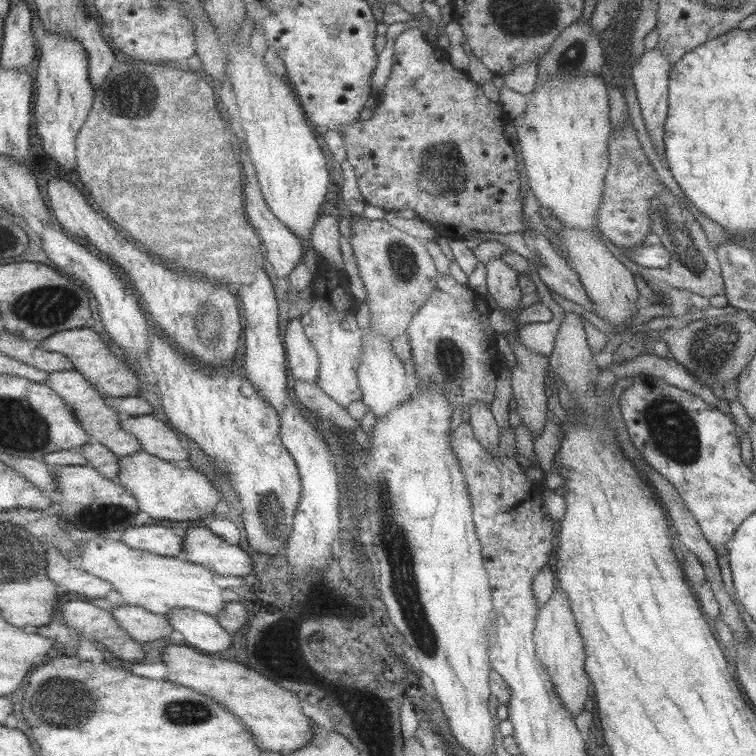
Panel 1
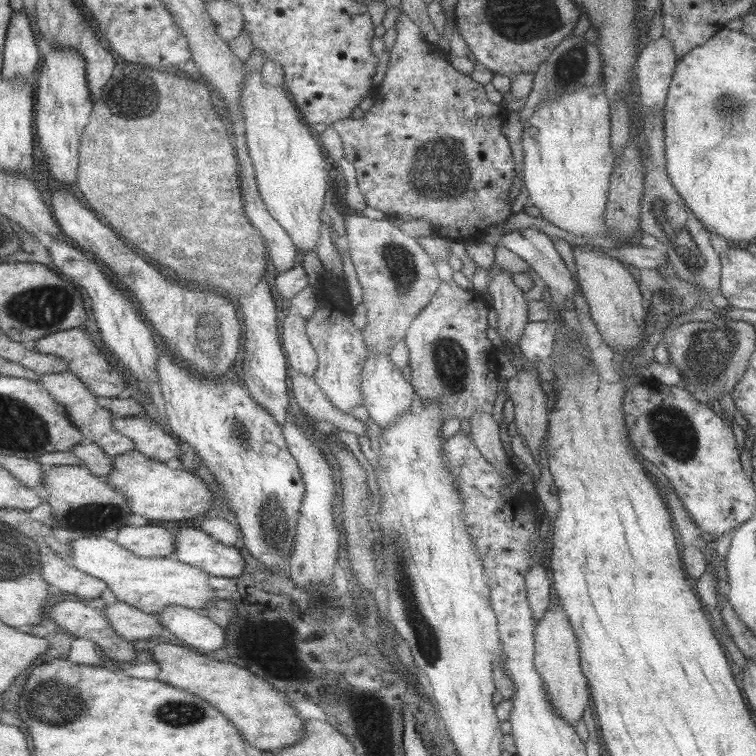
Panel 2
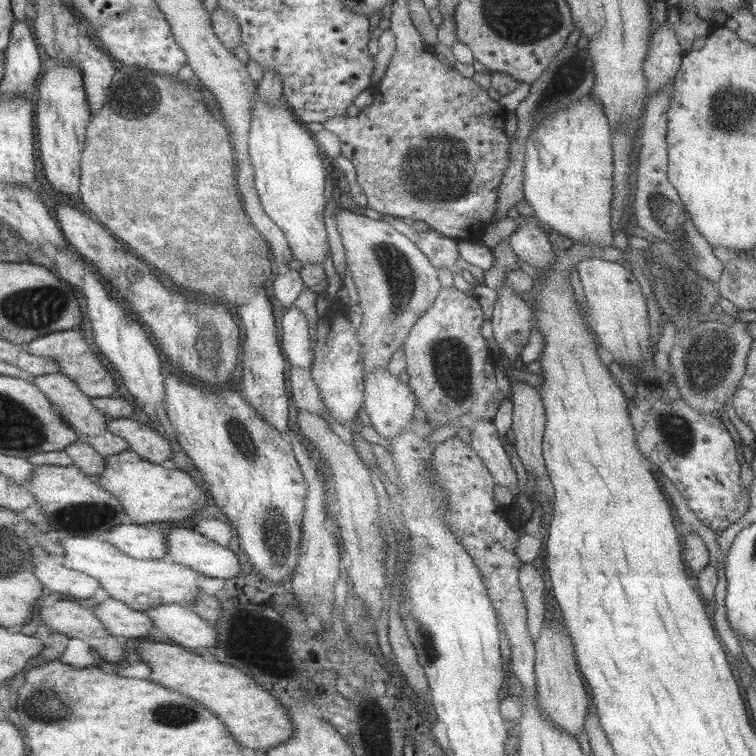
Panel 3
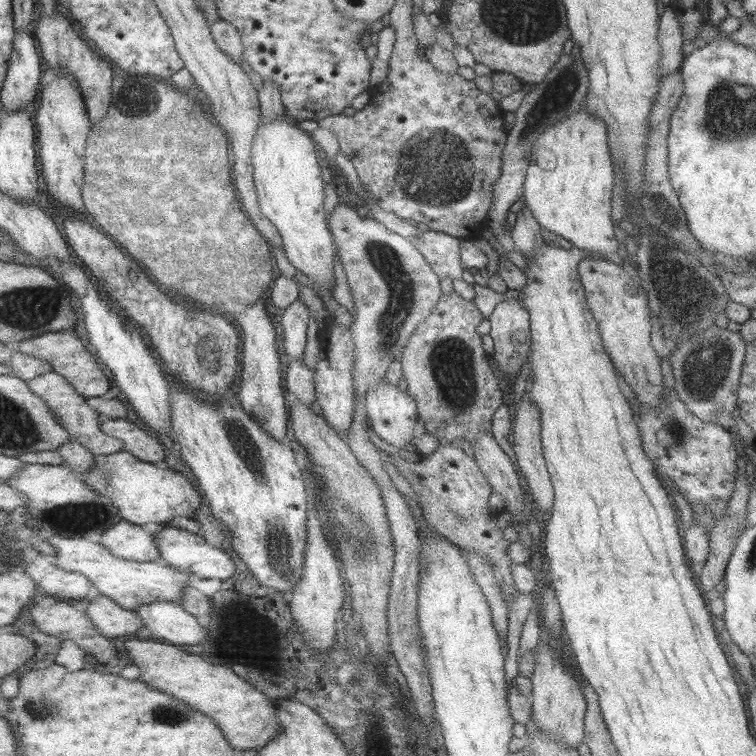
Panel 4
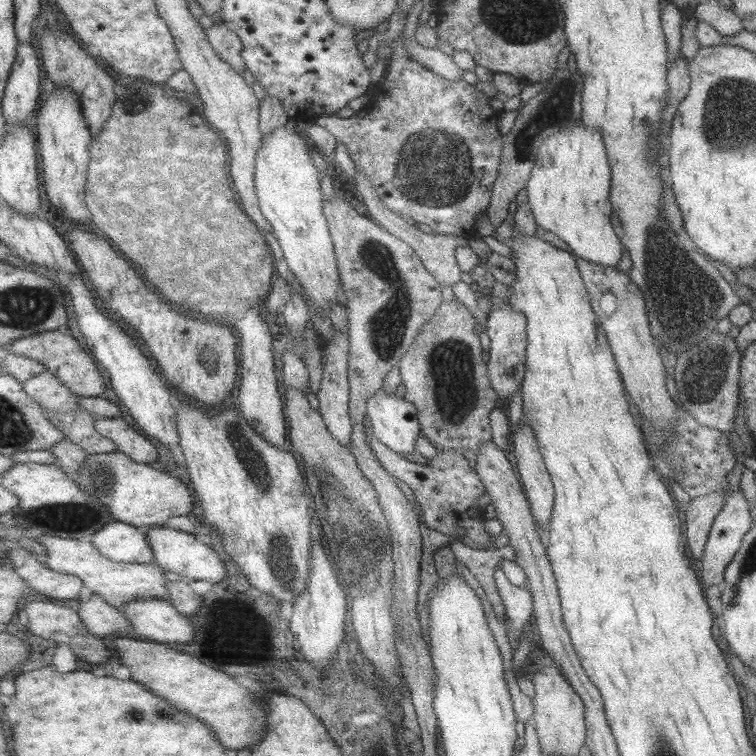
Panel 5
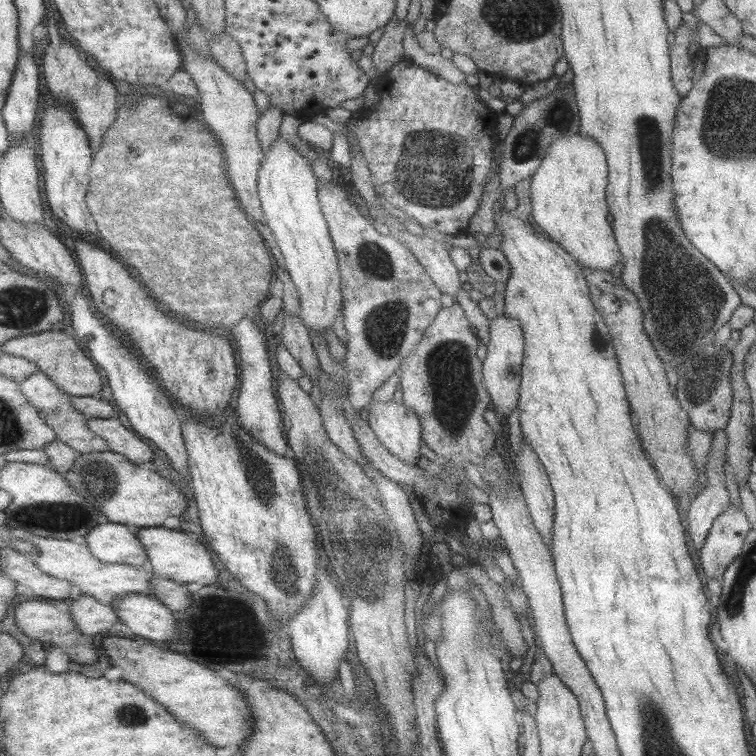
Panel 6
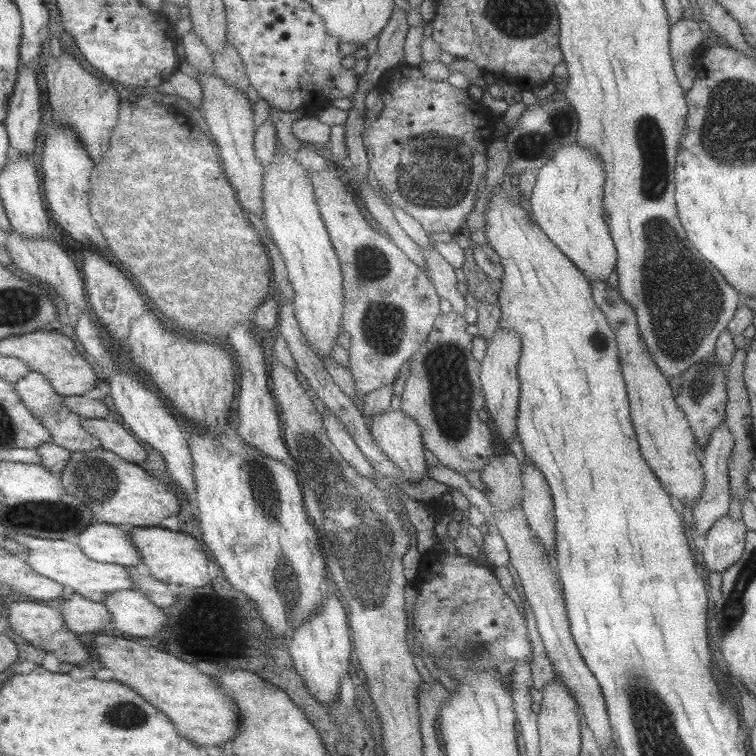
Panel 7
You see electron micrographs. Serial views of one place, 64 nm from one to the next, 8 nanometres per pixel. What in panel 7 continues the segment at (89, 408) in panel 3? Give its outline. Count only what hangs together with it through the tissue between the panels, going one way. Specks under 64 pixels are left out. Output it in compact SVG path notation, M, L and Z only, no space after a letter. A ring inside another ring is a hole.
M38 371L30 372L26 378L14 383L14 385L16 385L16 389L18 389L18 392L22 395L24 403L26 403L28 407L32 409L32 412L35 413L35 416L43 420L43 424L52 431L55 438L54 442L74 452L86 452L103 447L100 437L96 437L96 435L84 429L84 418L64 403L66 396L56 391L56 387L52 385L52 381L48 380L48 377L44 373Z

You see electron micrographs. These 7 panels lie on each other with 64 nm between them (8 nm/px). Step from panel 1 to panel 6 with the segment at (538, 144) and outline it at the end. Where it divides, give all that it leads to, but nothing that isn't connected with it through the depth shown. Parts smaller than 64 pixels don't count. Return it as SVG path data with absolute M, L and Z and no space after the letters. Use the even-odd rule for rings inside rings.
M578 132L556 139L544 154L530 181L534 222L582 268L610 271L622 261L622 253L608 222L610 208L606 202L606 186L609 174L604 149L596 139Z

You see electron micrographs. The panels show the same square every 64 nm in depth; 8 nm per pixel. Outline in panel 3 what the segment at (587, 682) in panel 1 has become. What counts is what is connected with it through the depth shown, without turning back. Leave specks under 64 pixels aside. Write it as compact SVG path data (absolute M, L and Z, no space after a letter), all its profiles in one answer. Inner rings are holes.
M553 617L545 621L540 637L535 642L536 703L548 721L552 721L554 725L562 727L578 739L584 728L591 693L578 668L574 643L570 636L565 621L561 618L556 620Z

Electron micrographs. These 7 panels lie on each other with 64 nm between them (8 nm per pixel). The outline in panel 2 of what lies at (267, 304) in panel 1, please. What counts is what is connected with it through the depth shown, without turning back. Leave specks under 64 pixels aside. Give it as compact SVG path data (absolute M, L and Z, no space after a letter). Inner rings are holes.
M264 278L251 296L244 296L240 301L242 311L245 313L246 332L246 358L244 361L244 382L252 391L252 395L269 409L280 425L286 426L290 420L290 361L285 352L280 336L280 302L272 292L272 284Z

